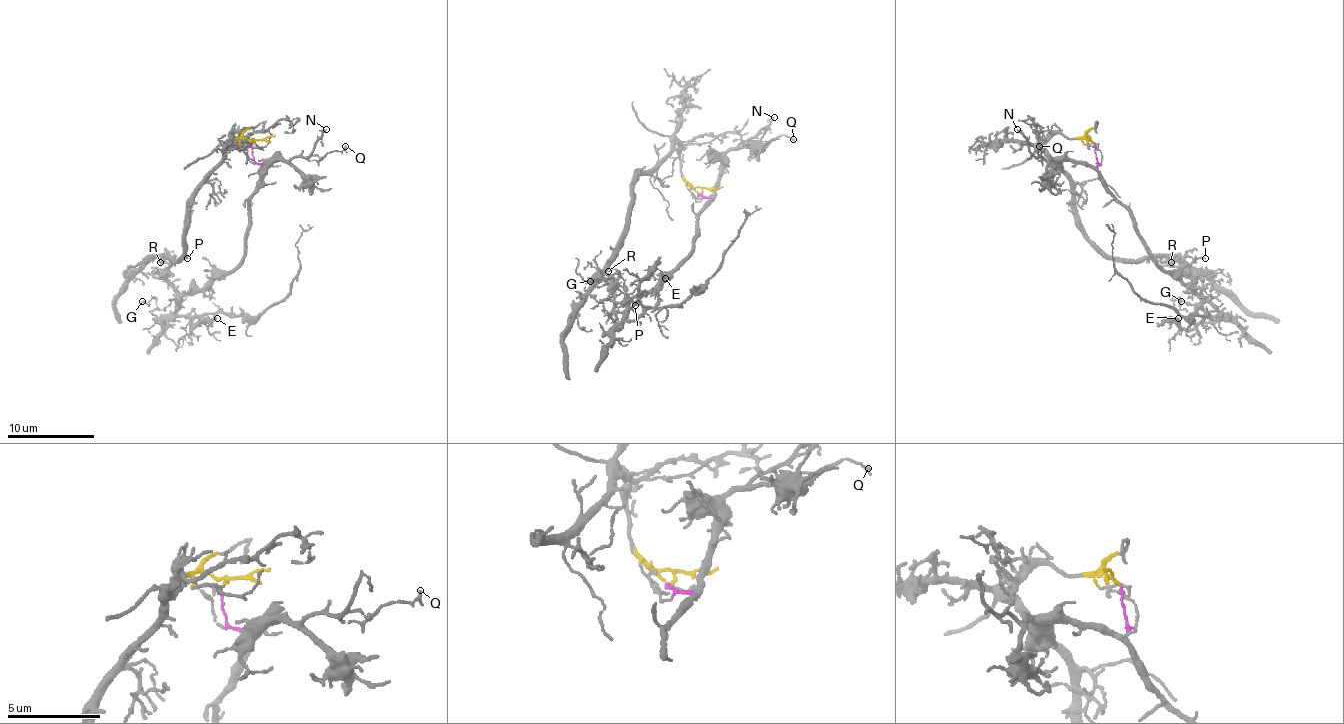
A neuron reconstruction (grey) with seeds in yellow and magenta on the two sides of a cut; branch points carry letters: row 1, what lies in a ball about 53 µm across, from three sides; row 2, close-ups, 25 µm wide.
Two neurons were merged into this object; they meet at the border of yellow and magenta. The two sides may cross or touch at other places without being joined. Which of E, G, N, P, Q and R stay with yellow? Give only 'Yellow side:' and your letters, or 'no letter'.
Yellow side: P, R

